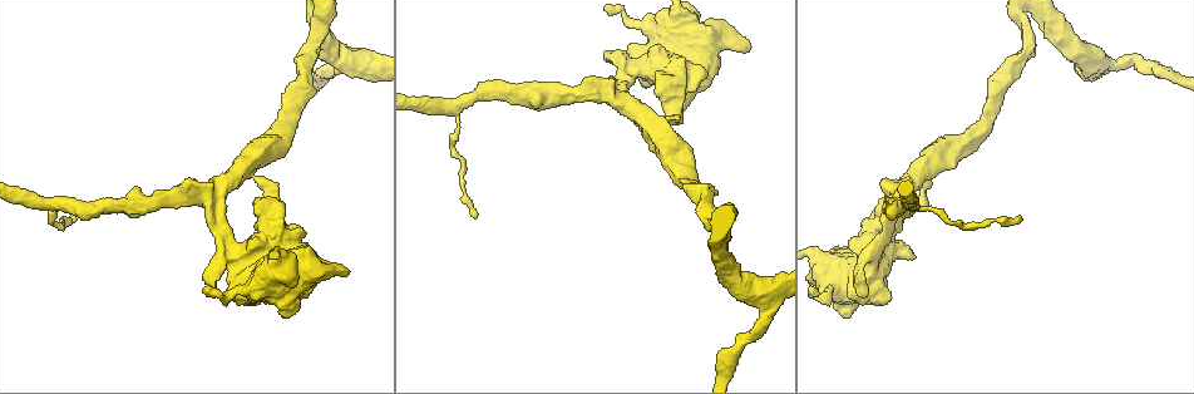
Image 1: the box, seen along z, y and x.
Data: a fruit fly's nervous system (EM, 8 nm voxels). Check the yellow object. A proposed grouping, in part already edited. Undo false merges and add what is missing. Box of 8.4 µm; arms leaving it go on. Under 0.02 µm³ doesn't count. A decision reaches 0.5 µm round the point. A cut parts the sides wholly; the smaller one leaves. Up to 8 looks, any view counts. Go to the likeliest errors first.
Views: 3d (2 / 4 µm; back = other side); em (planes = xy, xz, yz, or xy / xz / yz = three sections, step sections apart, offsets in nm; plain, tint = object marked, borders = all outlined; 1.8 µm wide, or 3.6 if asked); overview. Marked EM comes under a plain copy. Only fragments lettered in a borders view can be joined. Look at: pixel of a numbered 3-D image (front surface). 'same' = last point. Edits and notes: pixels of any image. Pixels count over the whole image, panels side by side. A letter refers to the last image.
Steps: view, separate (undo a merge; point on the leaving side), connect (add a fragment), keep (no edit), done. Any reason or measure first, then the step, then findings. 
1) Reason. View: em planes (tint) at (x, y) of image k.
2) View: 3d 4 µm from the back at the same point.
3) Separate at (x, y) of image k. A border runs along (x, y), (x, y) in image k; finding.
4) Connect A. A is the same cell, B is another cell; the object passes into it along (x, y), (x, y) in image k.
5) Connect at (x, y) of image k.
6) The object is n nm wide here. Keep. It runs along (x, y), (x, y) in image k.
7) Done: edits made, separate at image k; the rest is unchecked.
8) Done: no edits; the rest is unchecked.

Thick turns thin. View: 3d 4 µm at (1021, 19) of image 1.

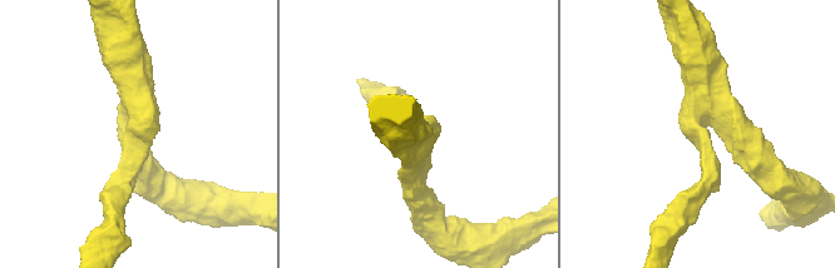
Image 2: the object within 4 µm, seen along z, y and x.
View: em planes (borders) at (139, 133) of image 2.

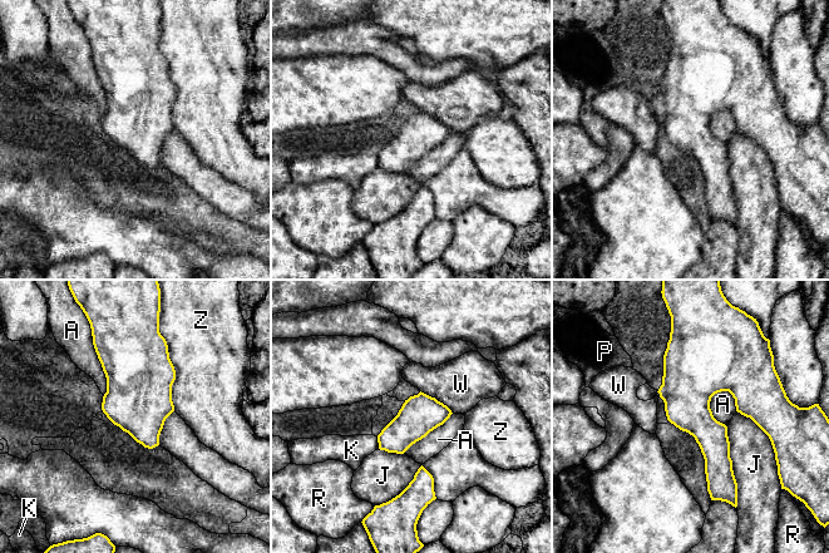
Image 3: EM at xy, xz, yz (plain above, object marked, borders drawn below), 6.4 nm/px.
The longest contact is with J, 460 nm. Keep. A, J, K, P, R, W and Z are other cells; a border runs along (721, 390), (710, 410), (725, 425) in image 3; one neuron here.

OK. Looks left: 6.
Free end. View: 3d 2 µm from the back at (684, 108) of image 1.

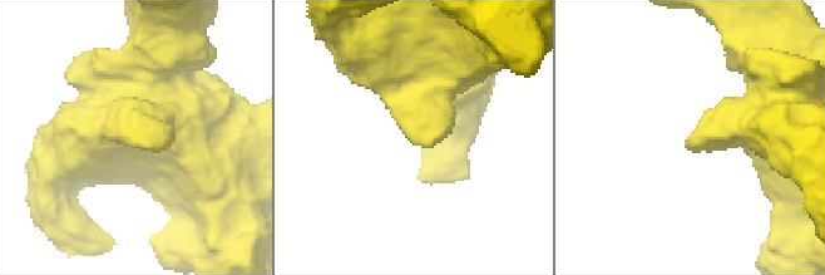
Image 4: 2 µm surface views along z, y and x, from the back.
Shape alone is not enough. View: em xy step 4 (tint) at (691, 142) of image 4.

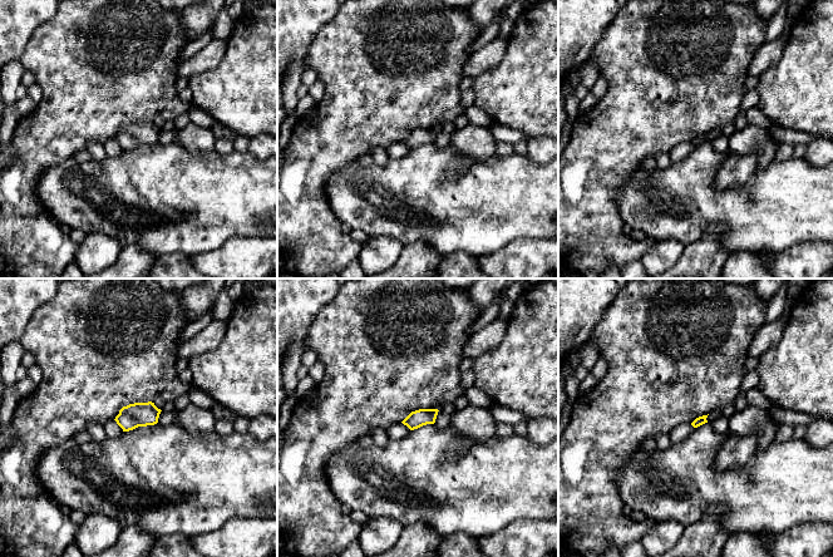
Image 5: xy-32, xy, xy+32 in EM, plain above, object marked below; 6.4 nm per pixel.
View: em planes (borders) at the same point.

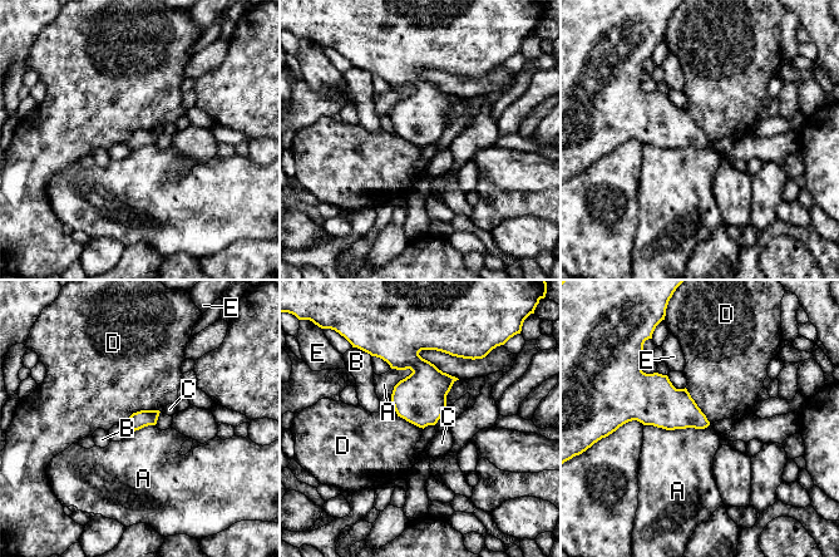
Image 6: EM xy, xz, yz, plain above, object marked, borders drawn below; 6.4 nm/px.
The longest contact is with A, 420 nm. Keep. A, B, C, D and E are other cells; a border runs along (158, 409), (133, 412), (122, 423) in image 6; none of them fits.

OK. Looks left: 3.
Branch point. View: em yz step 8 (borders) at (210, 199) of image 1.

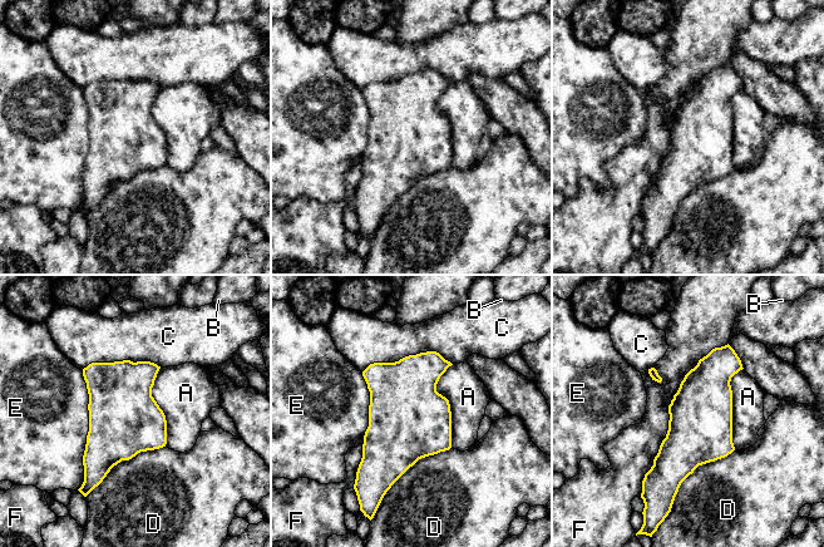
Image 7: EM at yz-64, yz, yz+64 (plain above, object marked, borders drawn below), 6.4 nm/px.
Cut it another way. View: em planes (borders) at the same point.

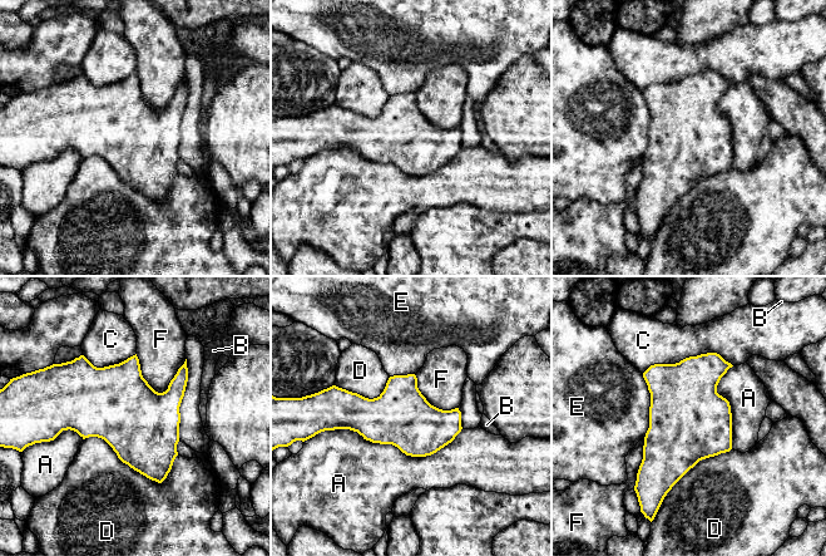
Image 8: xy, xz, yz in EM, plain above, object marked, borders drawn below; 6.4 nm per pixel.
Keep. A, B, C, D, E and F are other cells; a border runs along (135, 354), (158, 392), (186, 359) in image 8; one neuron here.

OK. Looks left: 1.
Stops while still wide. View: em planes (borders) at (346, 273) of image 1.

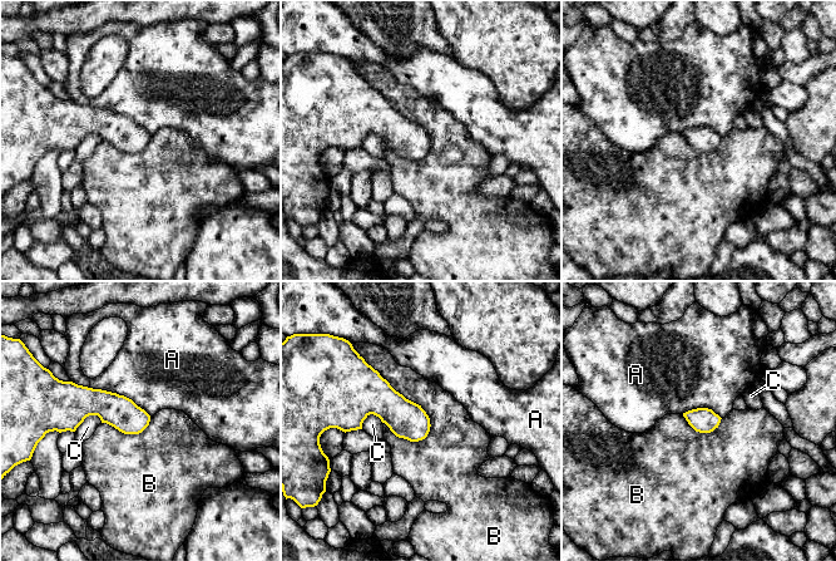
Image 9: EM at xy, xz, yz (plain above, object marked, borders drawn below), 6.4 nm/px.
Keep. A, B and C are other cells; a border runs along (362, 358), (425, 412), (424, 439) in image 9; no lettered fragment goes on from it.

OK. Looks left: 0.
Done: no edits; the rest is unchecked.

